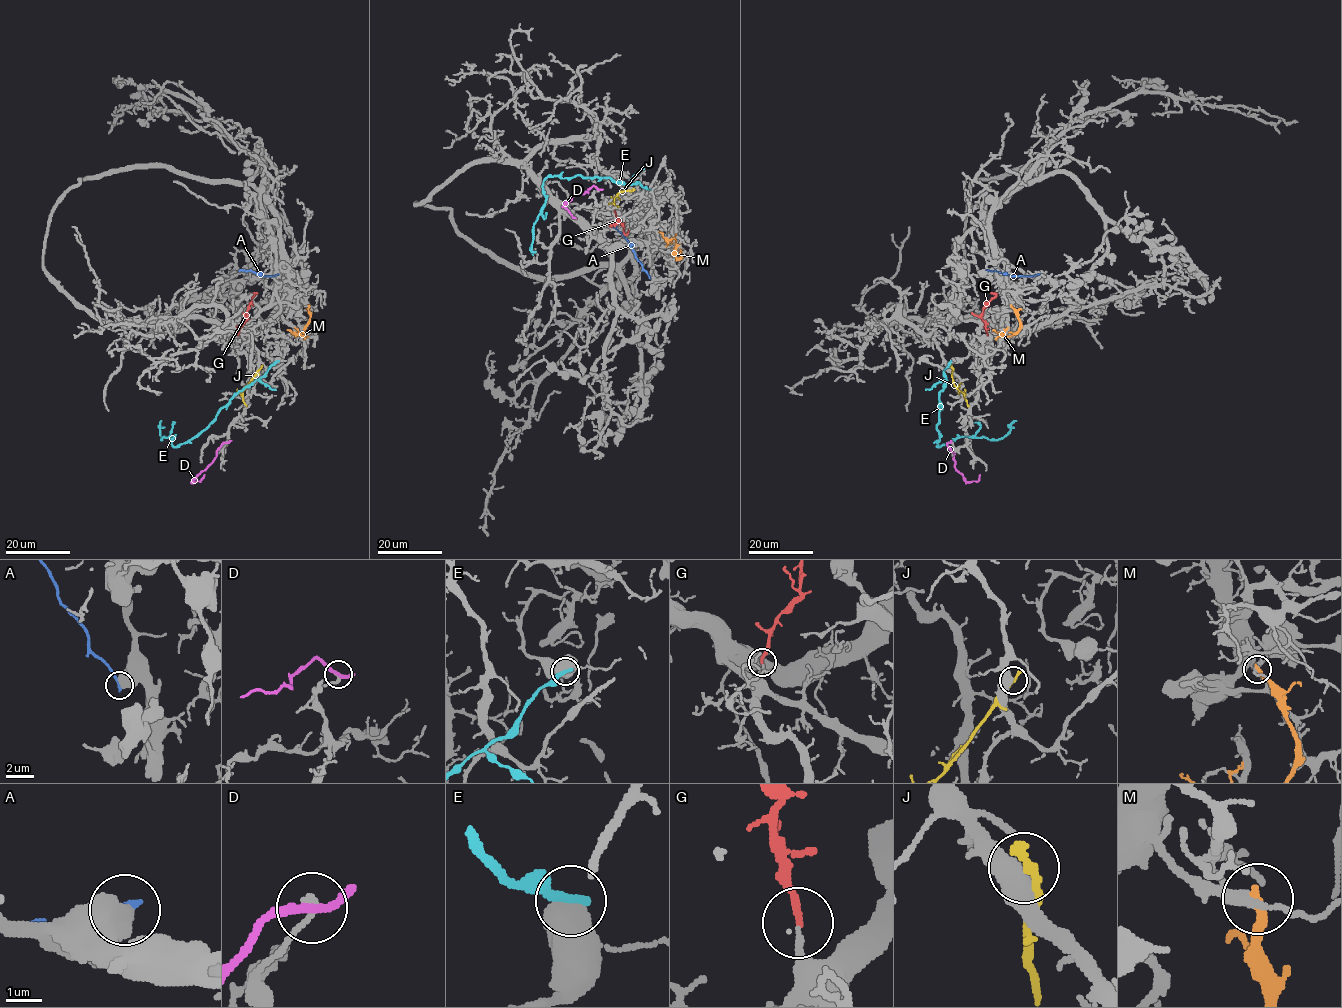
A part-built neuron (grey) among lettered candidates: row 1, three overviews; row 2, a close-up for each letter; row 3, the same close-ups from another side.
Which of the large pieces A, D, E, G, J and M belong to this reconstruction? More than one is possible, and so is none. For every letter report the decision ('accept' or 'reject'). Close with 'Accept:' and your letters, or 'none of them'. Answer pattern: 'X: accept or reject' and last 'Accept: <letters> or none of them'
A: reject
D: reject
E: reject
G: accept
J: reject
M: reject
Accept: G

